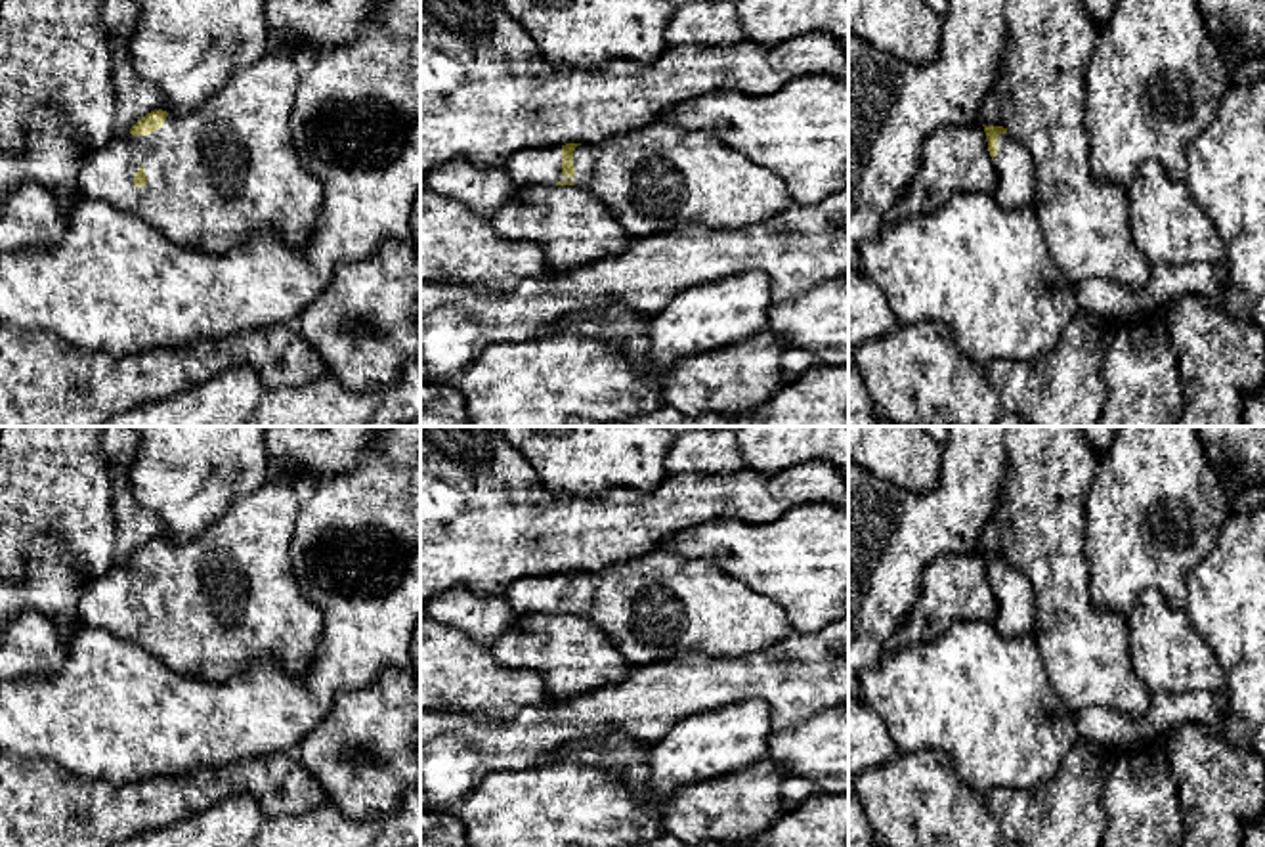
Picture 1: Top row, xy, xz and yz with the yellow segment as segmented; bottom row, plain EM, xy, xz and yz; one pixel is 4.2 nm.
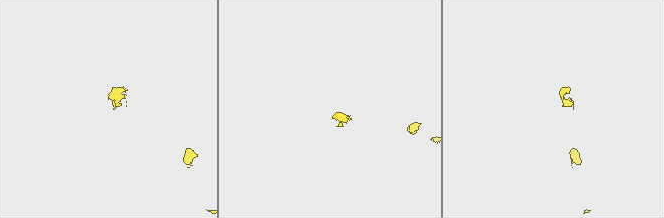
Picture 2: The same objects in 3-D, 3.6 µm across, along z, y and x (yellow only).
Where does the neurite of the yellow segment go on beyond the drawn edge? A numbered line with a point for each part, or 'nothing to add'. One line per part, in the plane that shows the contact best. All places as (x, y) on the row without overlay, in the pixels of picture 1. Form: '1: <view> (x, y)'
1: xz (662, 605)

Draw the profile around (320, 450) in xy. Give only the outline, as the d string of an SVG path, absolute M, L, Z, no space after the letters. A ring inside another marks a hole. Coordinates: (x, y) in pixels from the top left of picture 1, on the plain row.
M266 426L269 463L287 468L296 461L302 482L313 488L325 474L354 468L365 455L373 434L382 426Z

